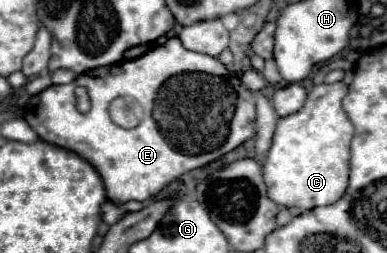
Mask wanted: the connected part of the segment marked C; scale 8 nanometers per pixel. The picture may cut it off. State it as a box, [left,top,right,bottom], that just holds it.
[263,81,353,211]

